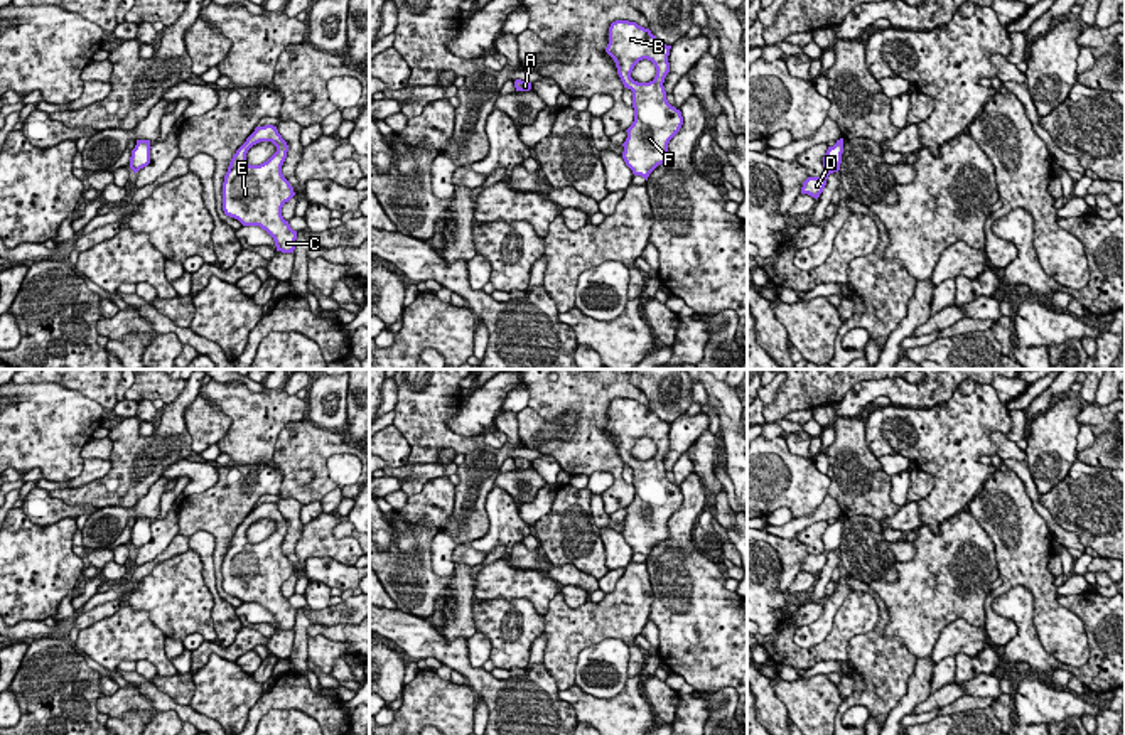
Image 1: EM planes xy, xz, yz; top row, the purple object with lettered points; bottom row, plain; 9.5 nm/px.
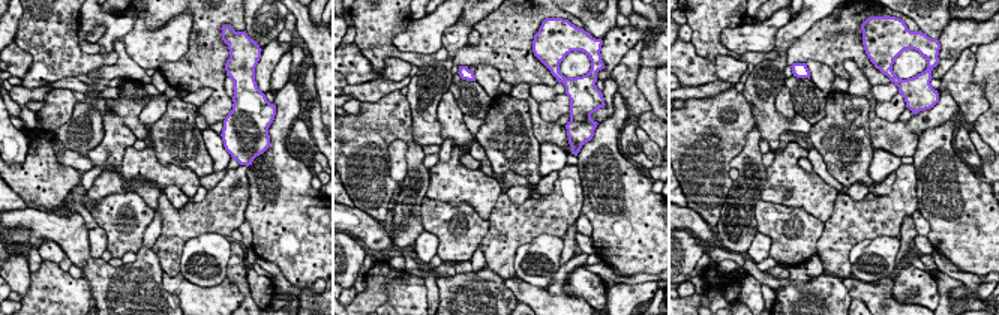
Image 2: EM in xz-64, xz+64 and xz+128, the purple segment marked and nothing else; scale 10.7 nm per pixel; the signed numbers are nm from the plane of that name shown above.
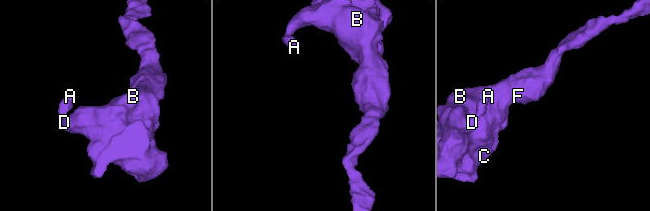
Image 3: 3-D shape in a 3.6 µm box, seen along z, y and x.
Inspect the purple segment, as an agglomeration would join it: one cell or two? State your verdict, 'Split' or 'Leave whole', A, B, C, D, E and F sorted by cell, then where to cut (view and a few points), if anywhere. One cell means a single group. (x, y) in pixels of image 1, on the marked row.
Leave whole. Groups: A B C D E F. No split

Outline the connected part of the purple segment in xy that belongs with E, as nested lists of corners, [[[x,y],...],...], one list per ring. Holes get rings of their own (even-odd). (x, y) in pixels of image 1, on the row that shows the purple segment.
[[[256,126],[233,155],[223,182],[223,211],[243,226],[260,226],[275,241],[277,251],[293,253],[297,231],[282,216],[282,207],[295,192],[282,174],[288,145],[277,126]],[[272,142],[277,152],[260,165],[250,165],[248,150]]]

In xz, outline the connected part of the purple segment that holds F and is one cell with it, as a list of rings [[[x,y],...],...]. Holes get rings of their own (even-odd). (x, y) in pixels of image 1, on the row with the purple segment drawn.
[[[616,20],[609,27],[606,52],[614,59],[624,88],[632,91],[634,121],[626,130],[622,158],[634,175],[646,180],[658,165],[670,160],[668,143],[683,125],[681,111],[668,103],[663,86],[670,72],[670,49],[671,46],[636,22]],[[643,59],[656,67],[649,83],[631,78],[634,66]]]

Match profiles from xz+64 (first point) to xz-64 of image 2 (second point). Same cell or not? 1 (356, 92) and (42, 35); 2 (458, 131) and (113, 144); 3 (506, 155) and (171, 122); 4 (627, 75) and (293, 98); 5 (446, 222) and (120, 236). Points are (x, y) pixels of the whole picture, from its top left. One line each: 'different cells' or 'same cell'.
1: different cells
2: same cell
3: same cell
4: different cells
5: same cell

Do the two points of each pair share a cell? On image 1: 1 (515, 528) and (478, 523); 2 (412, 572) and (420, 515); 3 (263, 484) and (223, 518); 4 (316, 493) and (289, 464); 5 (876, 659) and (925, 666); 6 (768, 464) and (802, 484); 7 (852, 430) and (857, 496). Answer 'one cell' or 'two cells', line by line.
1: two cells
2: one cell
3: one cell
4: one cell
5: two cells
6: one cell
7: one cell

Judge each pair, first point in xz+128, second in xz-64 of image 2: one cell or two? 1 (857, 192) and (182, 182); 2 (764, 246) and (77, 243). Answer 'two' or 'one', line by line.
1: two
2: two

